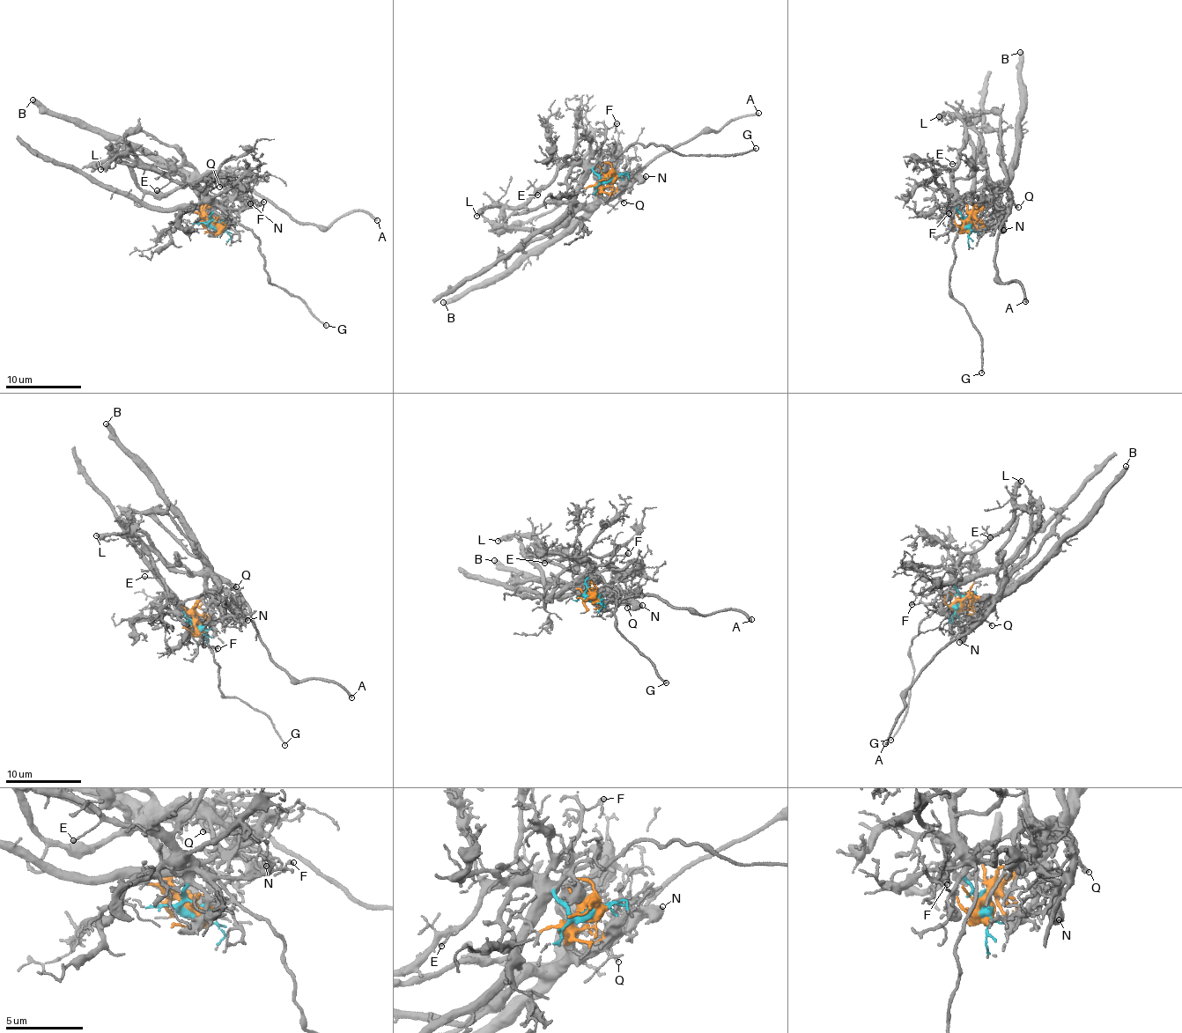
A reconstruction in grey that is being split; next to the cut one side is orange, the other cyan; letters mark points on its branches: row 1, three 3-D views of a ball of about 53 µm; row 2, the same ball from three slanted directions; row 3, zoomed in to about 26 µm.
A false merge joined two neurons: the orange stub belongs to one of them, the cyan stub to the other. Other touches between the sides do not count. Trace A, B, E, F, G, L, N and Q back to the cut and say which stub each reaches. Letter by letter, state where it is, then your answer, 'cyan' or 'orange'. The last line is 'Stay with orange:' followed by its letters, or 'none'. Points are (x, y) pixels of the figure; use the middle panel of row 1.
A: place (758, 113); orange
B: place (443, 302); orange
E: place (537, 195); cyan
F: place (616, 123); cyan
G: place (756, 148); cyan
L: place (476, 216); cyan
N: place (646, 176); orange
Q: place (624, 202); orange
Stay with orange: A, B, N, Q

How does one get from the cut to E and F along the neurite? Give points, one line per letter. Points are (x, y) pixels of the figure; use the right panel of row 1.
E: (967, 226), (950, 183), (957, 162), (952, 164)
F: (967, 226), (956, 202), (951, 202), (946, 213), (949, 213)

